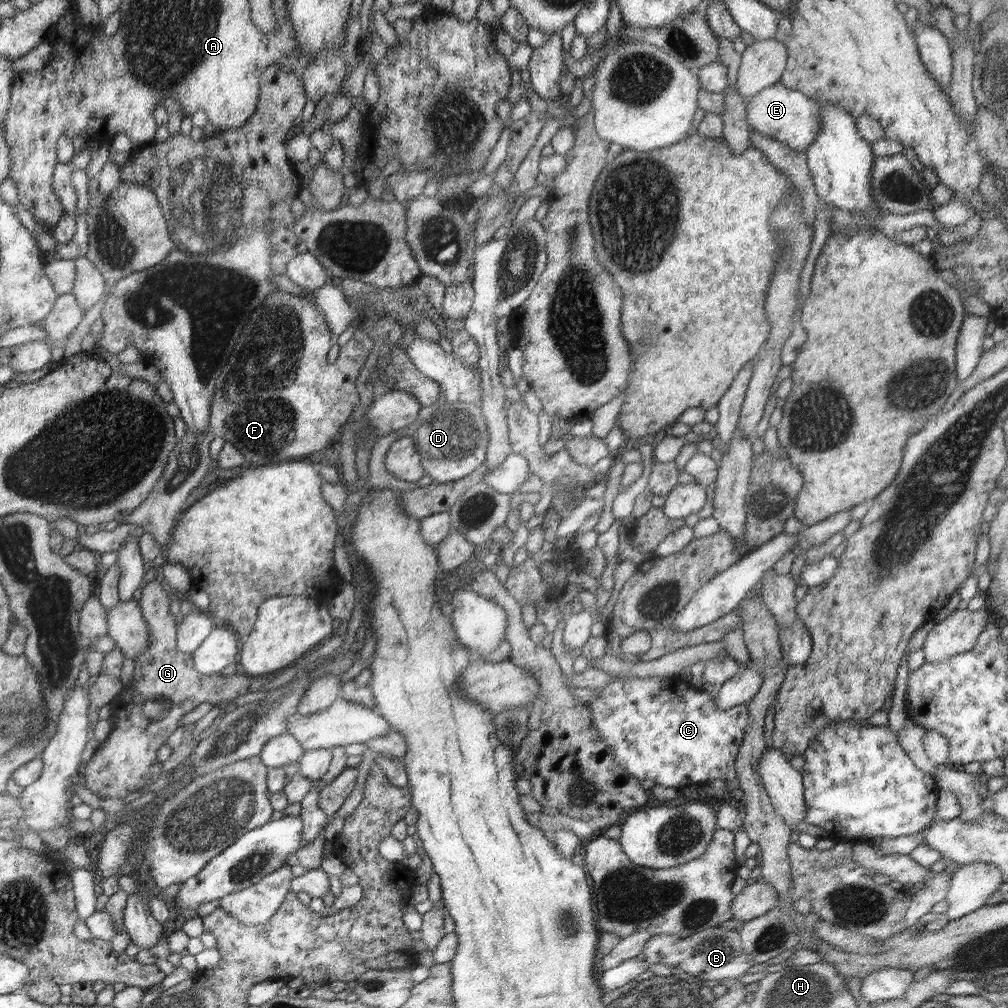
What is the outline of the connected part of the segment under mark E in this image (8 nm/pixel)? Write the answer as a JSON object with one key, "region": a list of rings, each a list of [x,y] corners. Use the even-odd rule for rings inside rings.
{"region":[[[777,82],[756,96],[747,97],[747,121],[751,128],[764,136],[783,142],[792,150],[804,153],[816,140],[821,129],[820,107],[815,99],[808,98],[798,90],[790,90]]]}

